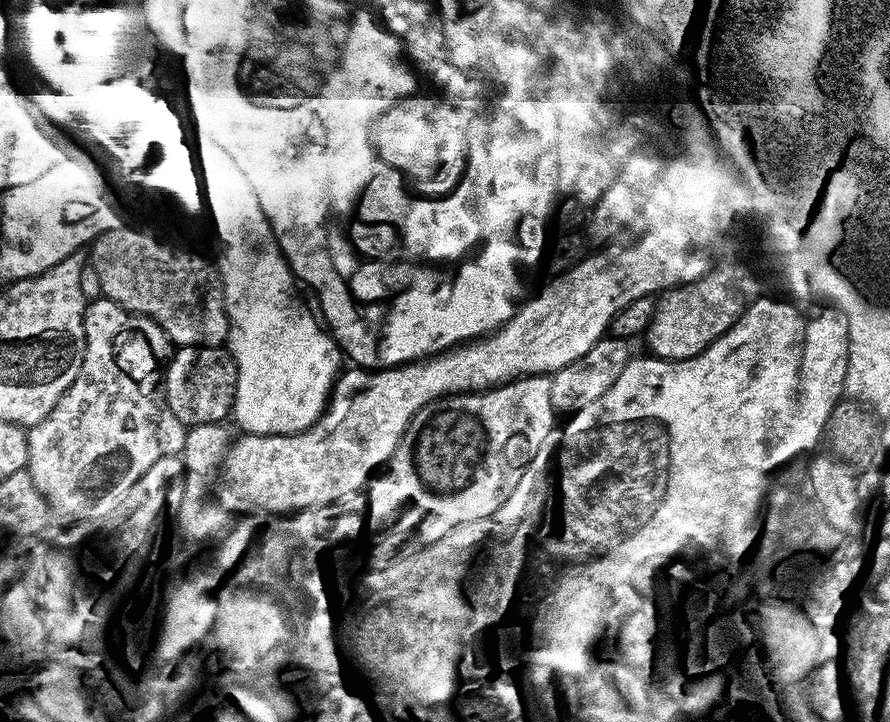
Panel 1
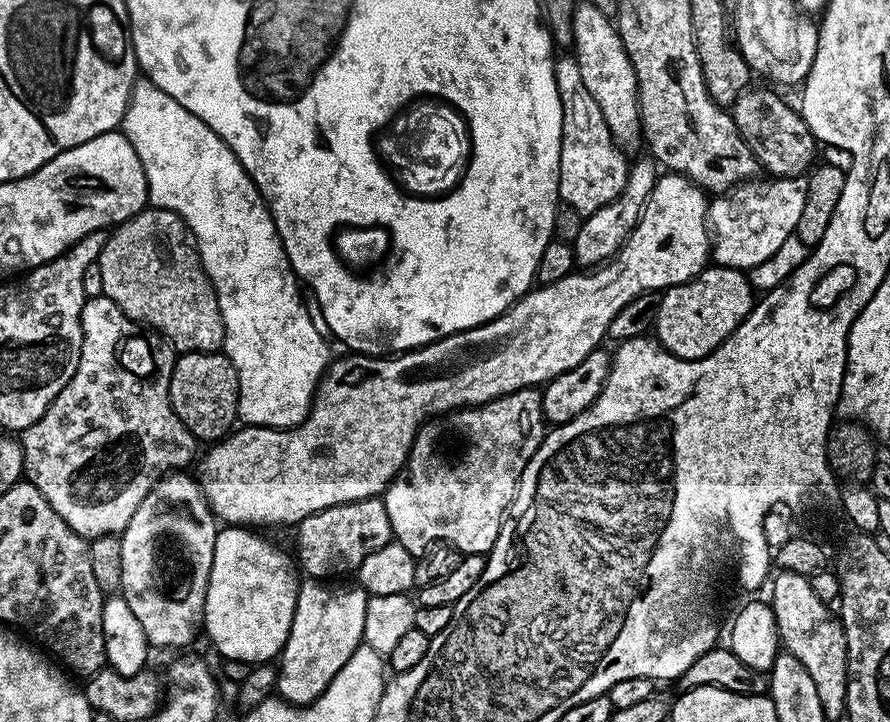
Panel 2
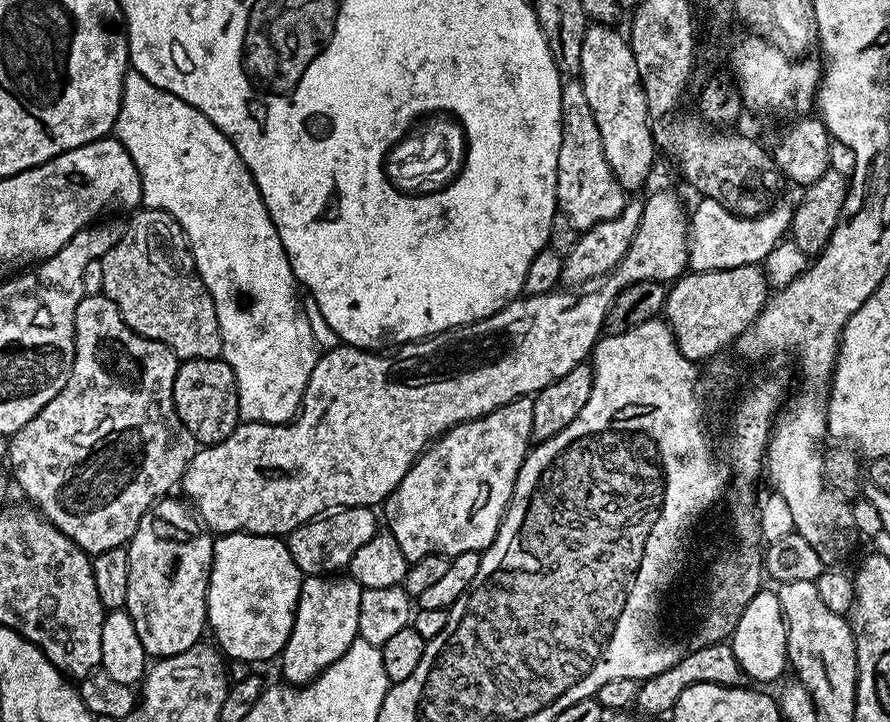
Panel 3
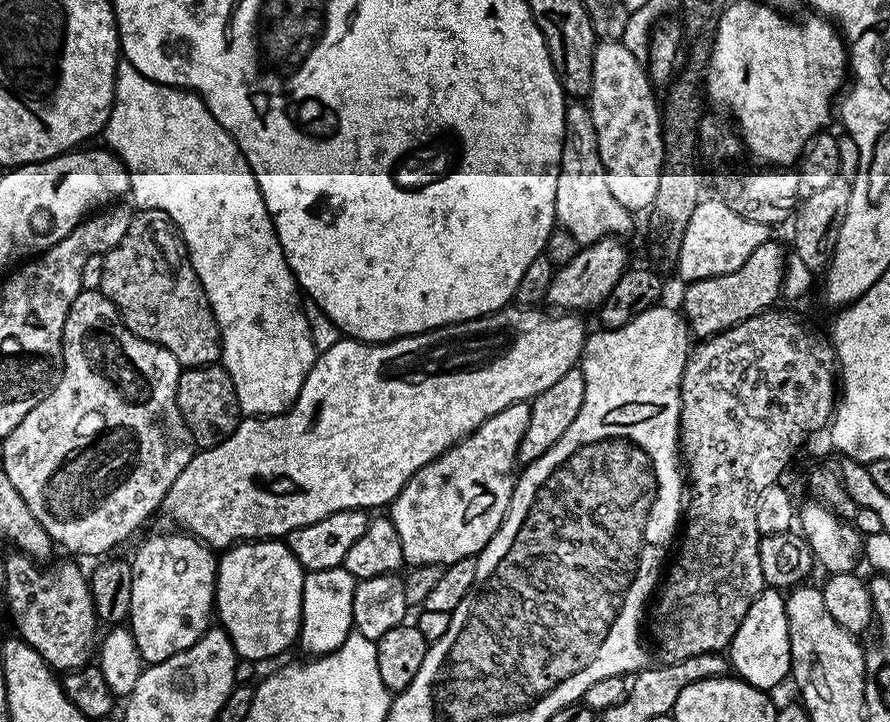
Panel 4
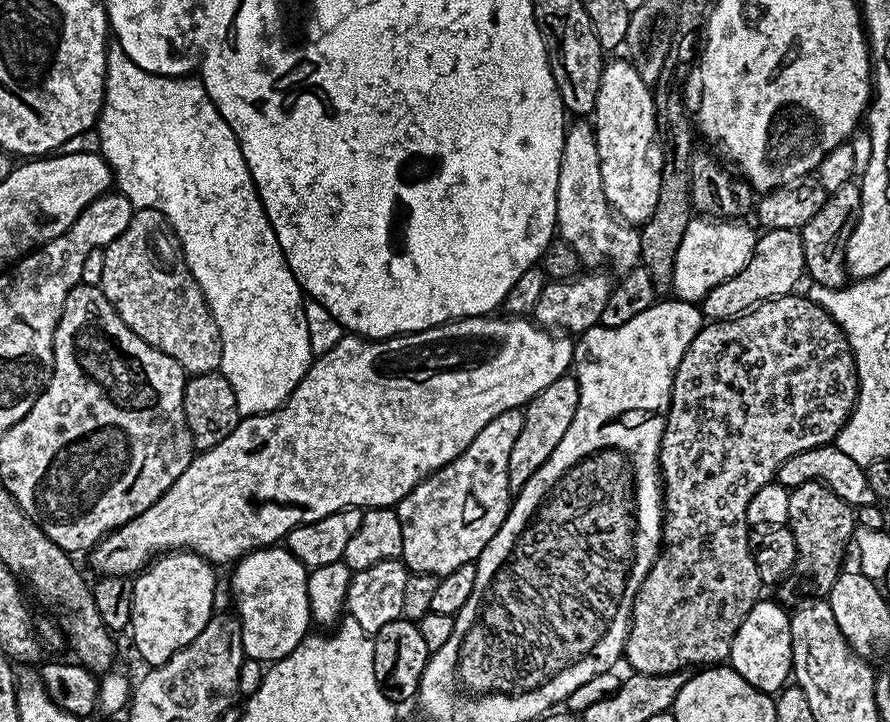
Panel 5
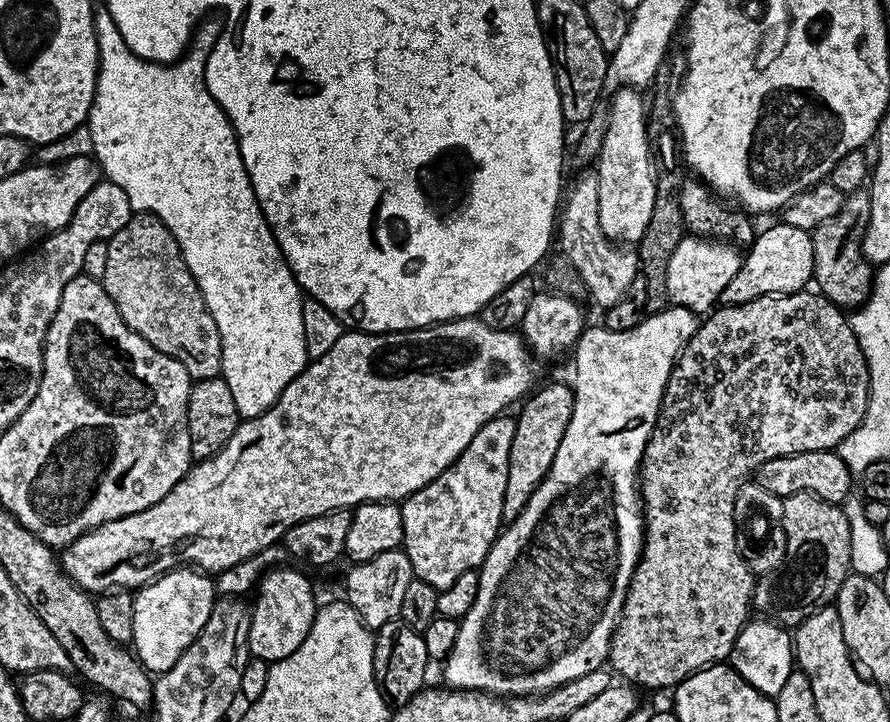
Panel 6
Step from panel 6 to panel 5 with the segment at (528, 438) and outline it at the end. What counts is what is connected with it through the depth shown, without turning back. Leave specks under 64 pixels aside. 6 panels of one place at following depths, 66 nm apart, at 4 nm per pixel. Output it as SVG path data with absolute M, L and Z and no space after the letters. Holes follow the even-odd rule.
M565 374L554 378L554 382L546 386L546 390L539 392L530 403L524 405L522 430L514 441L514 447L510 449L508 459L509 489L519 490L526 486L526 482L530 482L530 474L534 474L534 470L538 470L538 466L542 466L542 462L546 462L546 458L554 454L558 442L562 442L562 434L566 434L566 430L570 430L570 422L574 422L579 397L580 383L575 375Z

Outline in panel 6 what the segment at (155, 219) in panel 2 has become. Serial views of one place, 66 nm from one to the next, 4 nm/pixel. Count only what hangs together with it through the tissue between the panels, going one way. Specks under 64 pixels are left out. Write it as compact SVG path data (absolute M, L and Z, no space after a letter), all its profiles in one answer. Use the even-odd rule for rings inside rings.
M137 212L106 243L106 274L102 283L114 306L118 306L122 322L126 322L130 330L146 338L146 342L150 342L154 350L182 362L193 381L220 376L222 338L218 334L218 326L214 326L214 318L202 298L200 287L186 266L174 234L170 234L170 230L158 217L151 216L149 212Z

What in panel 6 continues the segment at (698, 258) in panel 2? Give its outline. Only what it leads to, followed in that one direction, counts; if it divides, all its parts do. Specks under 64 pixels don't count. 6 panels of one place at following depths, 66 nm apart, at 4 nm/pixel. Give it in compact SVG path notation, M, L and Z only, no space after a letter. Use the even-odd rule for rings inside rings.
M478 318L446 320L439 324L432 324L428 328L412 328L409 332L381 334L345 331L343 336L334 342L334 346L326 351L326 354L313 359L298 374L298 378L294 378L294 382L290 382L290 386L282 390L273 408L268 408L261 416L254 416L241 422L234 430L230 442L226 442L224 449L210 459L199 461L189 468L188 473L172 487L170 494L166 494L154 506L146 510L138 510L138 514L130 514L114 522L106 522L82 534L59 553L60 566L79 588L83 588L89 594L111 592L119 588L139 590L151 580L157 580L164 573L181 566L195 566L205 574L217 574L227 570L228 567L238 566L244 559L250 559L262 549L275 545L286 534L286 530L290 530L290 526L306 518L314 518L337 510L348 510L357 504L363 504L365 500L403 501L405 496L422 490L422 486L434 482L438 474L445 472L464 453L466 446L470 446L474 434L478 434L478 430L482 430L486 422L490 422L494 417L508 410L515 400L523 401L529 395L533 387L532 363L534 363L533 357L519 331L494 330Z

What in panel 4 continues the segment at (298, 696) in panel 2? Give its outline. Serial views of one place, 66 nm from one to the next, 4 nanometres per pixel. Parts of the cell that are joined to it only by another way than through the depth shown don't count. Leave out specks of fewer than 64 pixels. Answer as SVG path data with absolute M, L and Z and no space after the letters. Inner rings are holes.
M342 566L330 570L305 572L302 586L302 618L298 648L309 657L324 656L327 652L338 650L352 631L354 625L354 590L357 580Z

